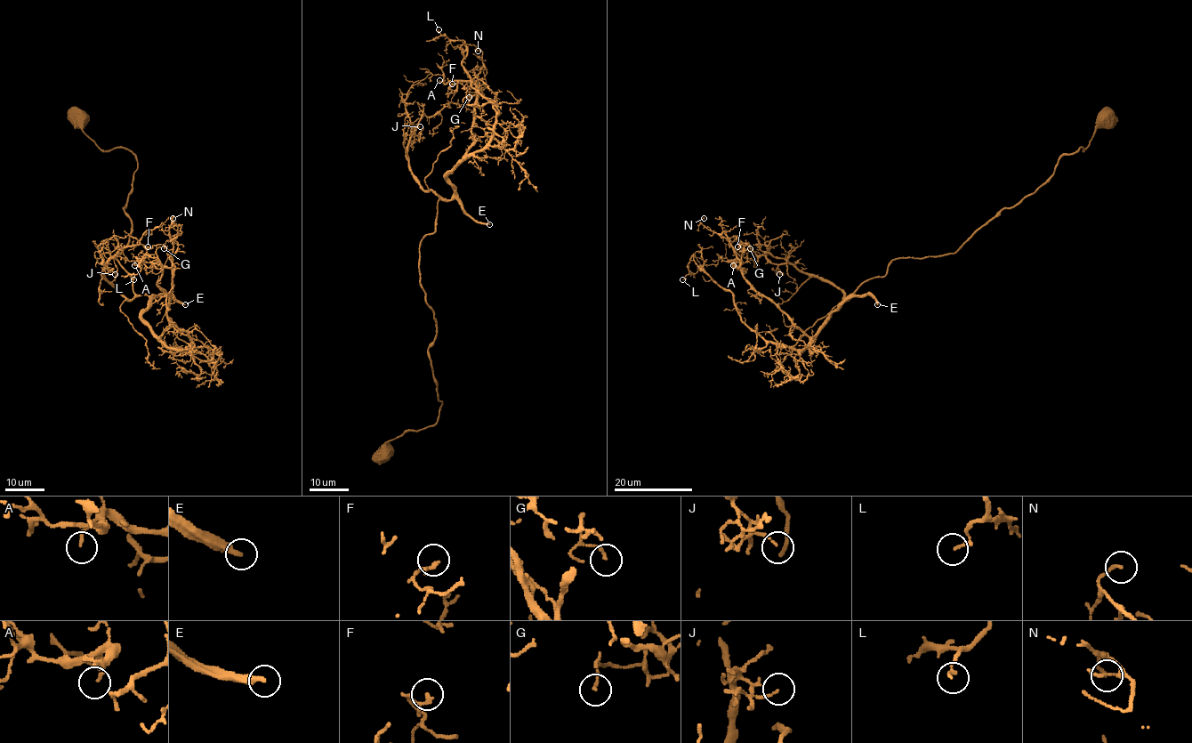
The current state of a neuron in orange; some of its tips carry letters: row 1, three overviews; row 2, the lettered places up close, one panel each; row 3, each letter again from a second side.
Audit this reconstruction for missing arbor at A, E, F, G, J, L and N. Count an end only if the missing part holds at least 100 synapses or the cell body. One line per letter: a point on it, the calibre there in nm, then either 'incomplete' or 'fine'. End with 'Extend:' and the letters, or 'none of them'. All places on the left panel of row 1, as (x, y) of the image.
A: at (134, 265); 130 nm thick; fine
E: at (185, 304); 320 nm thick; incomplete
F: at (148, 246); 140 nm thick; fine
G: at (164, 248); 140 nm thick; fine
J: at (115, 274); 120 nm thick; fine
L: at (133, 279); 140 nm thick; fine
N: at (173, 218); 140 nm thick; fine
Extend: E

